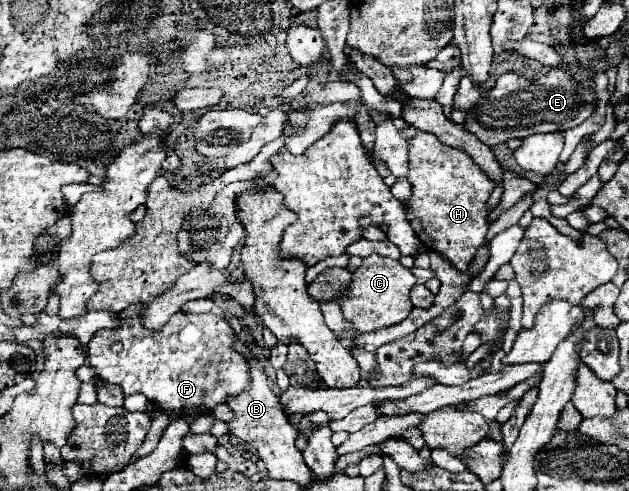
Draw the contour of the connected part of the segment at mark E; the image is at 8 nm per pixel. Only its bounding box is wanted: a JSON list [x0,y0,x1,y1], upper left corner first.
[462,68,596,146]

